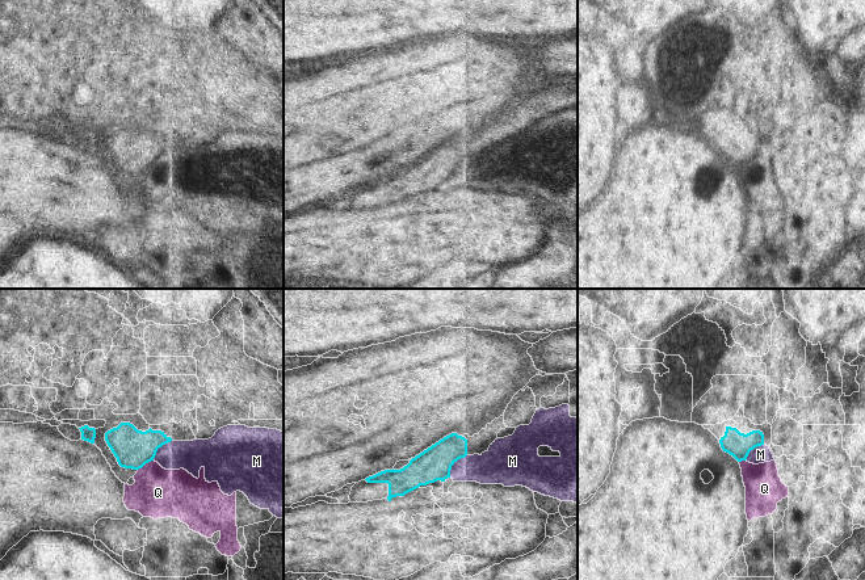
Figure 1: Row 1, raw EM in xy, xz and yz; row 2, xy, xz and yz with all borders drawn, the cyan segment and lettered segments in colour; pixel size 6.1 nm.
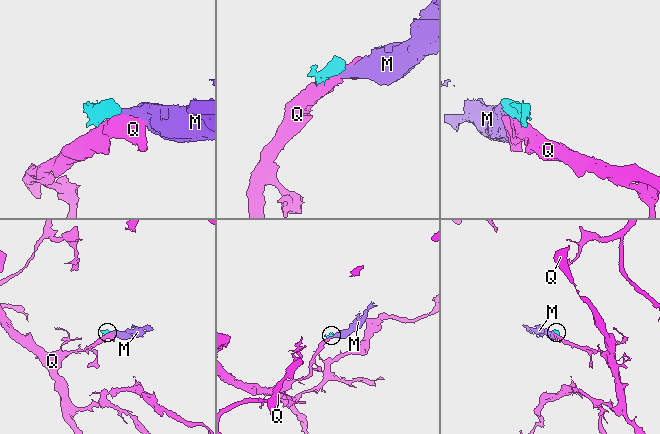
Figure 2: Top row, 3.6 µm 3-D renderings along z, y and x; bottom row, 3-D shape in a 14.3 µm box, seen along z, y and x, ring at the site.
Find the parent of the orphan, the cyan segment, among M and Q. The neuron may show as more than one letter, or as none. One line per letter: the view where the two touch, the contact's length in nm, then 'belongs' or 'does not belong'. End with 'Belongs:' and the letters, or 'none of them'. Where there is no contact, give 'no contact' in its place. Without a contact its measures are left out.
M: contact in xz; length 180 nm; does not belong
Q: contact in xy; length 120 nm; does not belong
Belongs: none of them

